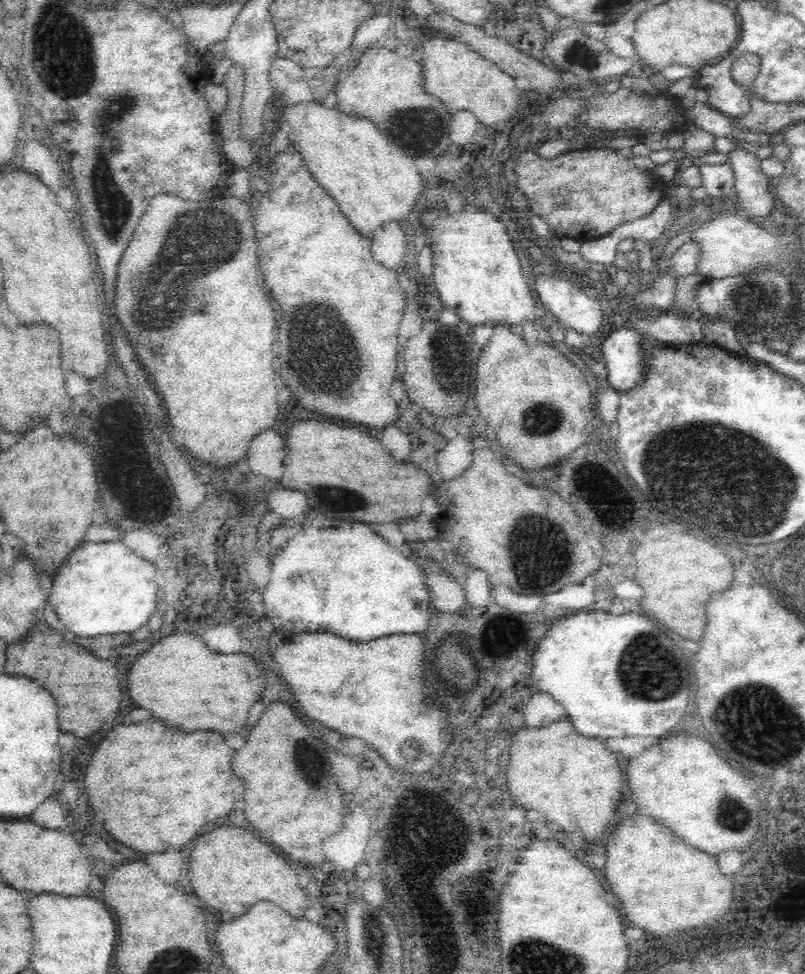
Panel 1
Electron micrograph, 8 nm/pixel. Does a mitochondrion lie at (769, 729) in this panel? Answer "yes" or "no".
yes

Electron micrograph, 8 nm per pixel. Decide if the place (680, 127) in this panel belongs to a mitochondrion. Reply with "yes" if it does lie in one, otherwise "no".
no

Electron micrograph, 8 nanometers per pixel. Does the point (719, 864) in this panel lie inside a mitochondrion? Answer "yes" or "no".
no

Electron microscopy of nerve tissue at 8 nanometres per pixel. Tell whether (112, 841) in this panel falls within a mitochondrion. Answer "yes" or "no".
no

